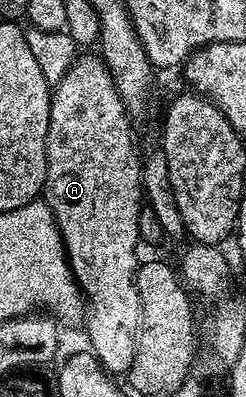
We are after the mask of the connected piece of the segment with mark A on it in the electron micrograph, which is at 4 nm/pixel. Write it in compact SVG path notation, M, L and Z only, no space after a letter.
M75 55L74 65L60 78L58 84L53 85L50 93L50 121L48 122L48 142L46 143L46 187L44 199L52 210L54 221L58 224L58 232L62 235L64 247L71 261L73 275L84 293L86 304L86 336L90 339L89 351L98 357L102 367L111 374L129 373L134 357L134 348L138 345L138 330L142 327L142 307L140 306L140 294L134 285L138 277L140 257L137 256L140 249L139 216L144 207L144 193L142 191L142 160L138 156L138 148L134 145L134 132L130 129L132 118L127 112L120 94L116 90L116 82L108 70L108 66L102 60L101 55L82 56Z

